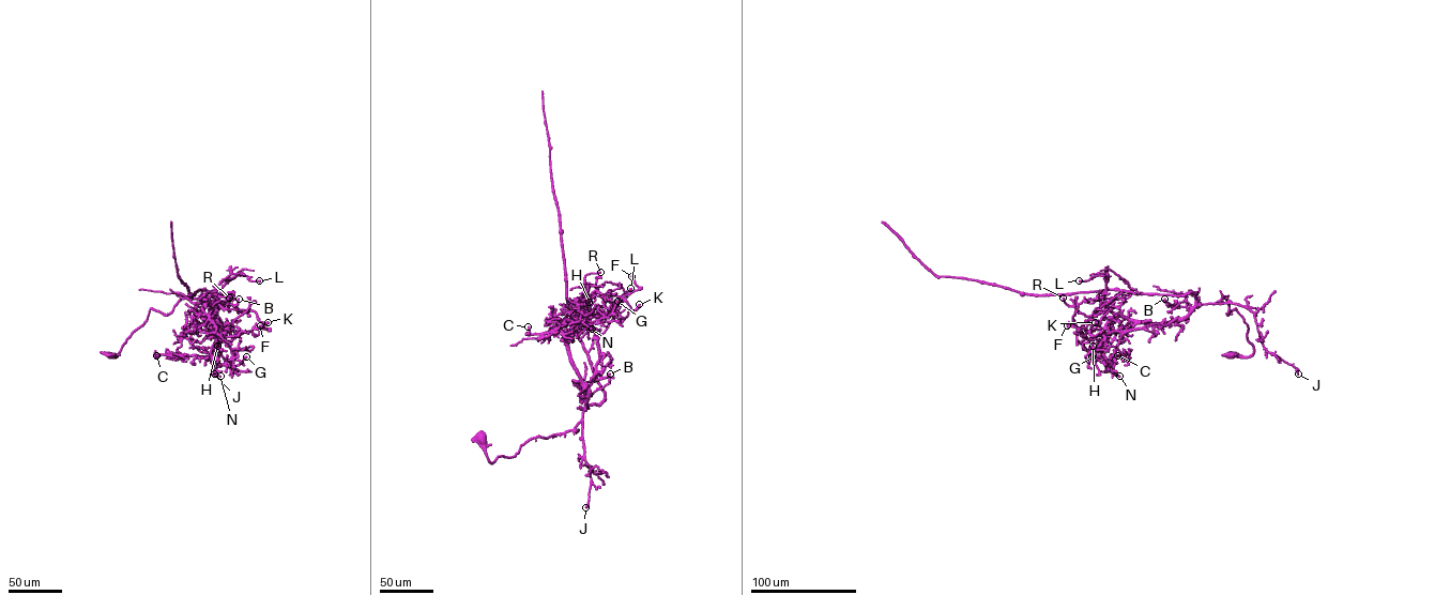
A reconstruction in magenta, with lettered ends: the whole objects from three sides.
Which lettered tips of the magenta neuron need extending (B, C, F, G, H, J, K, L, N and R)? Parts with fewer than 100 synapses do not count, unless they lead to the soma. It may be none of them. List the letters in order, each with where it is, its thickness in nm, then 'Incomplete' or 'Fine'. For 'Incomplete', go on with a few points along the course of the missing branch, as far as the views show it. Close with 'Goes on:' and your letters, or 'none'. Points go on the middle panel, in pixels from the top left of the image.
B: Place: (610, 374). Thickness 260 nm. Fine
C: Place: (528, 326). Thickness 240 nm. Fine
F: Place: (631, 276). Thickness 140 nm. Fine
G: Place: (617, 301). Thickness 550 nm. Fine
H: Place: (589, 302). Thickness 110 nm. Fine
J: Place: (585, 507). Thickness 280 nm. Fine
K: Place: (639, 304). Thickness 260 nm. Fine
L: Place: (630, 288). Thickness 600 nm. Fine
N: Place: (592, 329). Thickness 400 nm. Fine
R: Place: (600, 272). Thickness 240 nm. Fine
Goes on: none

